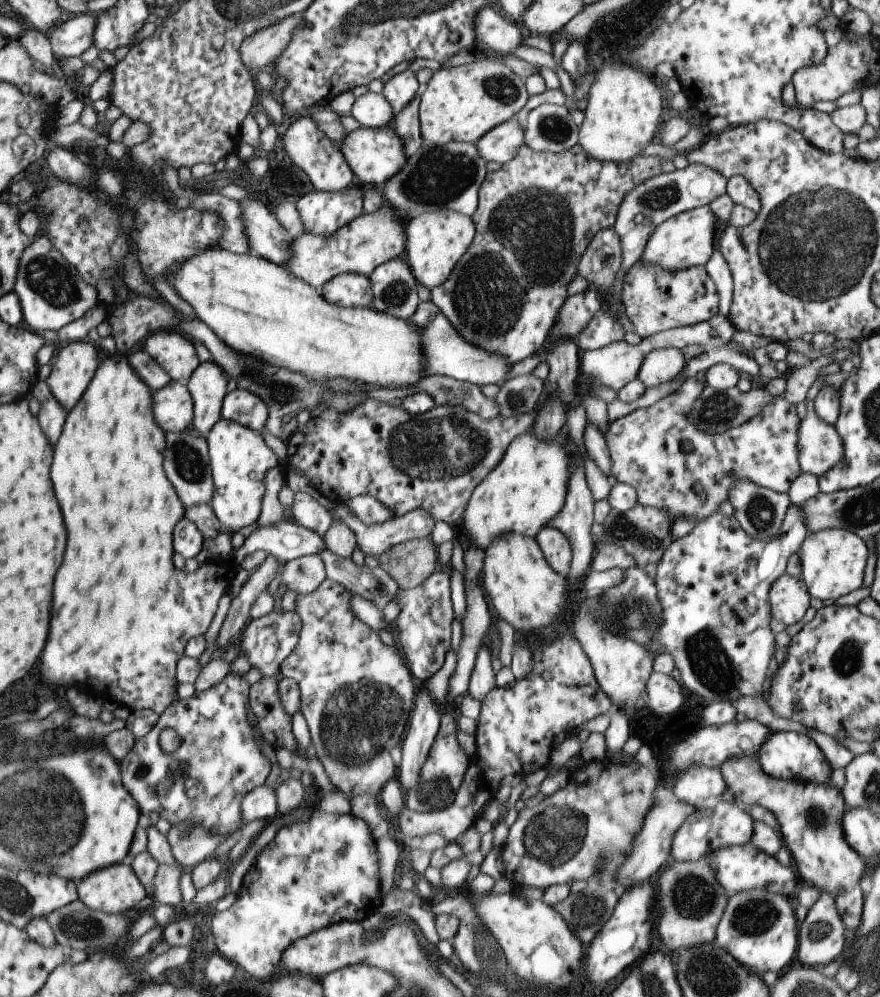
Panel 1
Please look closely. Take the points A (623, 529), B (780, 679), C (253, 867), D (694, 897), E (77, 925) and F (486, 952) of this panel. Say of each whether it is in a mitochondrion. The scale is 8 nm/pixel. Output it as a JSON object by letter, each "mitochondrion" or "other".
{"A":"mitochondrion","B":"other","C":"other","D":"mitochondrion","E":"mitochondrion","F":"mitochondrion"}

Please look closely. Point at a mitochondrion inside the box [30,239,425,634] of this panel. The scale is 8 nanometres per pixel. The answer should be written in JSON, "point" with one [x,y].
{"point":[281,391]}

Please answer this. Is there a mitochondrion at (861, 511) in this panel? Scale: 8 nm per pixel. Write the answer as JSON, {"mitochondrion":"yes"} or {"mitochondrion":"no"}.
{"mitochondrion":"yes"}

